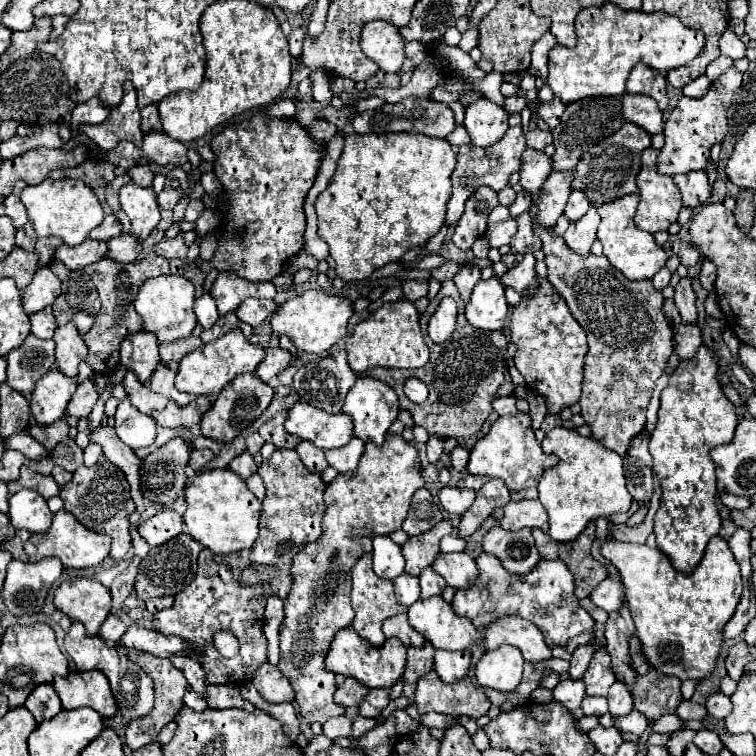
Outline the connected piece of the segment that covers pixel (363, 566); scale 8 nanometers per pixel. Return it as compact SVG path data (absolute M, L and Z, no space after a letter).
M364 554L356 564L354 564L354 570L352 570L352 608L356 612L354 616L354 622L352 622L352 628L364 638L368 640L372 646L382 646L386 636L382 632L382 622L390 616L396 616L396 614L402 614L406 612L408 608L402 606L396 596L394 596L394 586L392 586L392 580L386 580L386 578L378 578L378 574L374 574L374 568L372 568L372 556L370 554Z

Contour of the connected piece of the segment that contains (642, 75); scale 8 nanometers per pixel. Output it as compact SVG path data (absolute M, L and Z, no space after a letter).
M634 66L634 70L628 76L628 94L646 94L652 96L660 110L666 110L668 96L666 96L666 78L664 74L658 74L658 70L650 70L650 66Z

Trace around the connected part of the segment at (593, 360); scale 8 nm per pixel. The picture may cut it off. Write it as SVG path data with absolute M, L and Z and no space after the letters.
M532 226L534 234L542 240L550 284L566 300L572 316L588 336L582 396L578 402L582 408L580 414L592 426L596 440L626 456L632 438L646 424L646 408L654 384L674 350L672 328L662 312L664 296L660 290L654 290L650 280L628 280L620 270L610 266L604 254L588 254L586 258L574 254L564 238L554 234L554 226Z

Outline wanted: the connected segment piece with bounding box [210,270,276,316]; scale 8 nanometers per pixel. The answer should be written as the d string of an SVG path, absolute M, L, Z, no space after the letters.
M232 270L220 272L214 280L210 294L216 298L218 314L234 312L246 298L274 298L276 288L272 282L250 282Z

